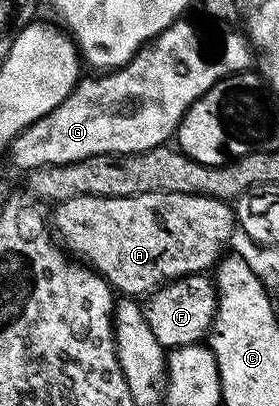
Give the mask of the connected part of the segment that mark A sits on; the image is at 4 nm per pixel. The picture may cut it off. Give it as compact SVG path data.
M147 192L122 198L75 196L75 200L52 207L51 226L60 245L74 259L103 275L118 295L148 296L167 282L212 271L230 249L233 230L235 234L235 210L226 199L183 192Z

